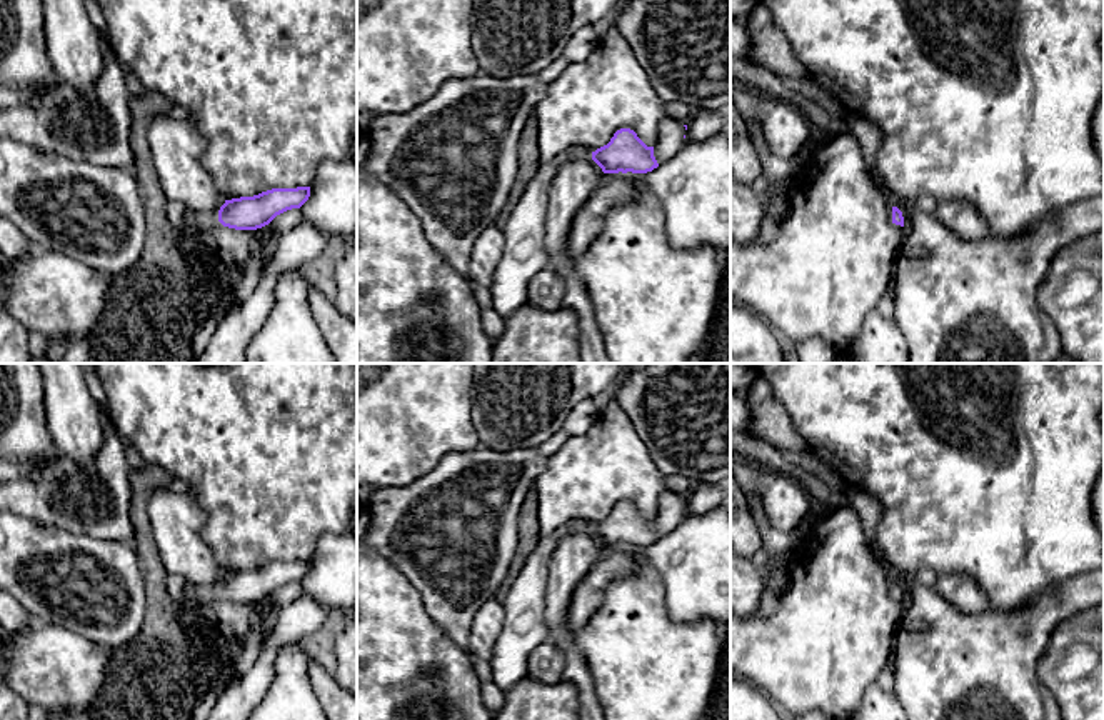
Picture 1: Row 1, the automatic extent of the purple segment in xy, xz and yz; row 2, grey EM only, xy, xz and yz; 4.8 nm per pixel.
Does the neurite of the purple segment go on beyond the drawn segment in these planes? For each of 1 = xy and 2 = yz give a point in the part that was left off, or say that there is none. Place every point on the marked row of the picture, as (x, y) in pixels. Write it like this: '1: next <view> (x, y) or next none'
1: next xy (192, 219)
2: next none

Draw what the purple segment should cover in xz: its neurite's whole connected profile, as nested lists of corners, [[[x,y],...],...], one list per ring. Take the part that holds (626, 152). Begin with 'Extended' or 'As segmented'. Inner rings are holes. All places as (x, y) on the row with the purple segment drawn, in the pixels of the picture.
Extended. [[[630,128],[617,130],[610,142],[595,152],[590,152],[585,147],[569,148],[554,157],[549,163],[540,165],[502,227],[505,247],[489,287],[492,293],[492,307],[502,317],[507,317],[527,305],[529,282],[550,263],[545,248],[545,212],[549,205],[549,187],[559,167],[579,157],[590,157],[604,173],[647,173],[659,167],[654,157],[654,147],[647,147]]]

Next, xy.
Extended. [[[310,187],[272,188],[253,197],[225,200],[218,212],[188,210],[183,217],[188,227],[223,227],[257,230],[268,225],[277,215],[300,208],[310,197]]]

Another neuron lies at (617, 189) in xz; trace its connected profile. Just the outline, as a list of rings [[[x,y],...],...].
[[[605,173],[604,182],[577,212],[574,223],[567,235],[567,253],[572,258],[584,255],[594,240],[600,235],[607,213],[630,202],[635,197],[635,175],[627,173]]]

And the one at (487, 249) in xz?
[[[495,223],[479,233],[472,245],[469,260],[469,280],[482,287],[490,287],[499,260],[504,253],[505,237]]]

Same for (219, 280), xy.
[[[212,253],[200,255],[192,262],[192,267],[203,280],[208,292],[205,315],[217,315],[220,322],[242,305],[233,298],[233,287],[240,278],[240,272],[223,268]]]

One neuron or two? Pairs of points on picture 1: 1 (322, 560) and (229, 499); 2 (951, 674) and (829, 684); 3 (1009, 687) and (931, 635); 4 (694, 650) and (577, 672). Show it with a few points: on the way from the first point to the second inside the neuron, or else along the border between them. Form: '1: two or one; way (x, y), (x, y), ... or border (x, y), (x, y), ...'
1: two; border (339, 532), (326, 532), (309, 559)
2: two; border (901, 622), (894, 637), (891, 660)
3: one; way (989, 687), (983, 687), (951, 655)
4: two; border (576, 634), (576, 644), (599, 702)

